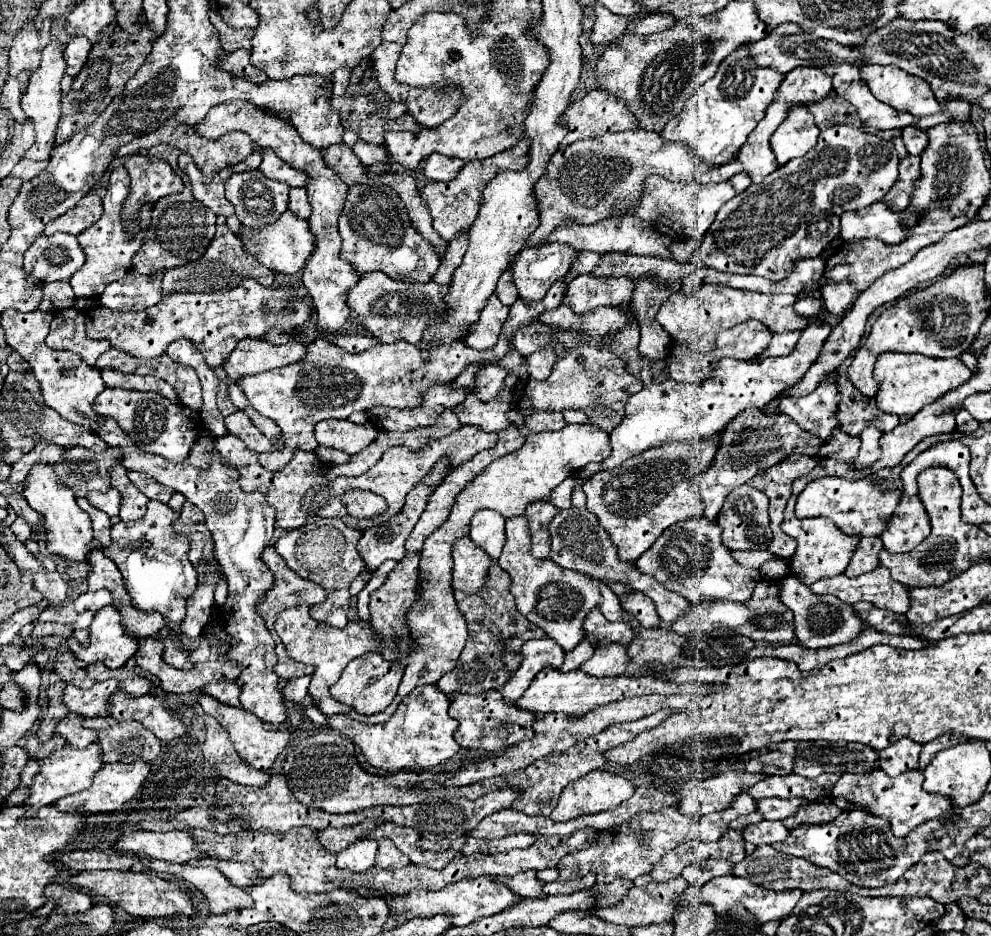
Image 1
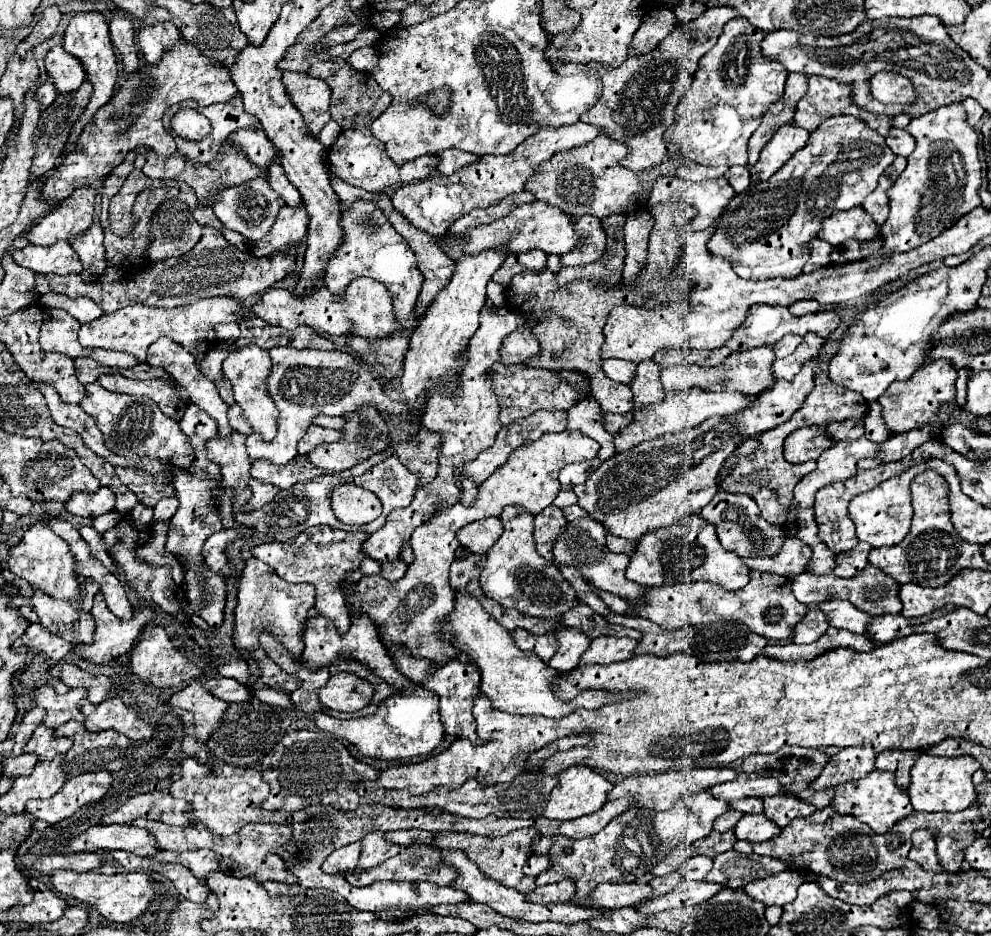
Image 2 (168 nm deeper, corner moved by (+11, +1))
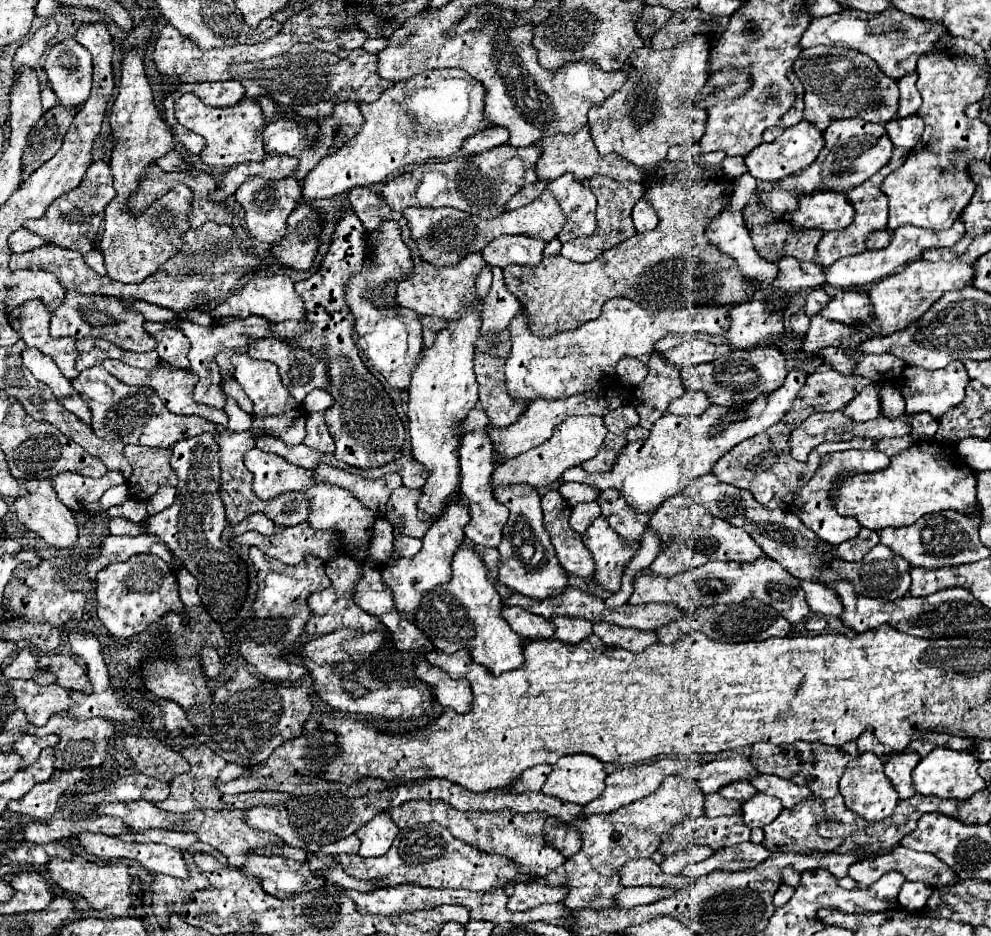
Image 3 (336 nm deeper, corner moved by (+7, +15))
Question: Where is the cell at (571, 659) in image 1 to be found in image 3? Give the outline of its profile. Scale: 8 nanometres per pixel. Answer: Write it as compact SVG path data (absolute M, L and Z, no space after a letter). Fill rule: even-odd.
M552 617L552 623L556 625L554 639L560 639L564 643L580 643L592 633L592 625L574 617ZM580 623L586 623L586 625L580 625Z

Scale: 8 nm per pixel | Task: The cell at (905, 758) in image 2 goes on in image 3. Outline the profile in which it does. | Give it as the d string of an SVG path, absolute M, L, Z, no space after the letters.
M890 753L890 761L884 765L884 773L892 781L892 787L900 793L900 799L910 799L916 793L910 775L918 761L920 757L916 753Z

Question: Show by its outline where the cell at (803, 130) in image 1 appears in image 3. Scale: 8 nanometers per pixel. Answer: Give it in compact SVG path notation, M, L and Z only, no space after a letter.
M802 121L800 125L794 125L792 129L786 129L776 141L772 141L768 145L758 145L746 157L746 167L748 167L748 173L754 179L778 181L778 179L794 175L800 169L806 169L808 165L812 165L812 161L816 161L816 157L818 157L818 153L820 153L822 147L824 147L822 133L814 125L808 125L806 121Z

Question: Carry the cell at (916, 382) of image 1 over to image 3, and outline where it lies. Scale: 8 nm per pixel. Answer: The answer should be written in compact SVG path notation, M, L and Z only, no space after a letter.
M952 361L940 371L926 371L916 367L906 367L898 377L898 387L906 399L906 413L930 413L934 419L942 417L948 409L954 409L964 399L964 389L970 377L962 365L962 361Z

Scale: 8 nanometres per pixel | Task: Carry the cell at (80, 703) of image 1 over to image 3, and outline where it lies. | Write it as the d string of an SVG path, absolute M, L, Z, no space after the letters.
M12 679L10 681L10 695L14 697L18 709L22 709L30 723L42 727L50 715L64 713L72 707L72 699L68 691L56 683L52 685L38 685L34 681Z

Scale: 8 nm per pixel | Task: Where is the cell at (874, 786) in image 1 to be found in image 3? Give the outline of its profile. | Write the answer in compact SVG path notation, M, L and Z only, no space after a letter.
M862 753L860 757L856 757L856 761L850 761L846 765L846 771L840 779L840 795L844 797L846 807L866 821L882 821L884 817L890 817L900 801L898 793L892 789L888 777L884 775L880 757L876 757L874 753Z

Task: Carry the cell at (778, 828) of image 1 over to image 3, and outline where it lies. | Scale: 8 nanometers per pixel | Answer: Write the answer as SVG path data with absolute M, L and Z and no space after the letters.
M756 793L752 799L748 799L748 801L742 805L744 825L748 825L750 829L754 829L754 827L764 827L764 825L772 823L772 821L778 817L780 811L782 811L782 803L780 803L776 797Z

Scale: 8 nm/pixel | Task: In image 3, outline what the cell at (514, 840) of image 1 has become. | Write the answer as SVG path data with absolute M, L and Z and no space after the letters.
M406 801L400 807L390 807L388 809L392 821L404 829L406 823L430 823L436 821L452 831L452 835L466 845L476 847L482 853L496 853L512 859L518 863L524 873L536 873L538 877L546 877L552 869L564 865L566 857L562 857L552 845L546 845L544 841L544 821L546 813L532 811L532 813L512 813L512 811L458 811L452 809L450 803L446 801Z

